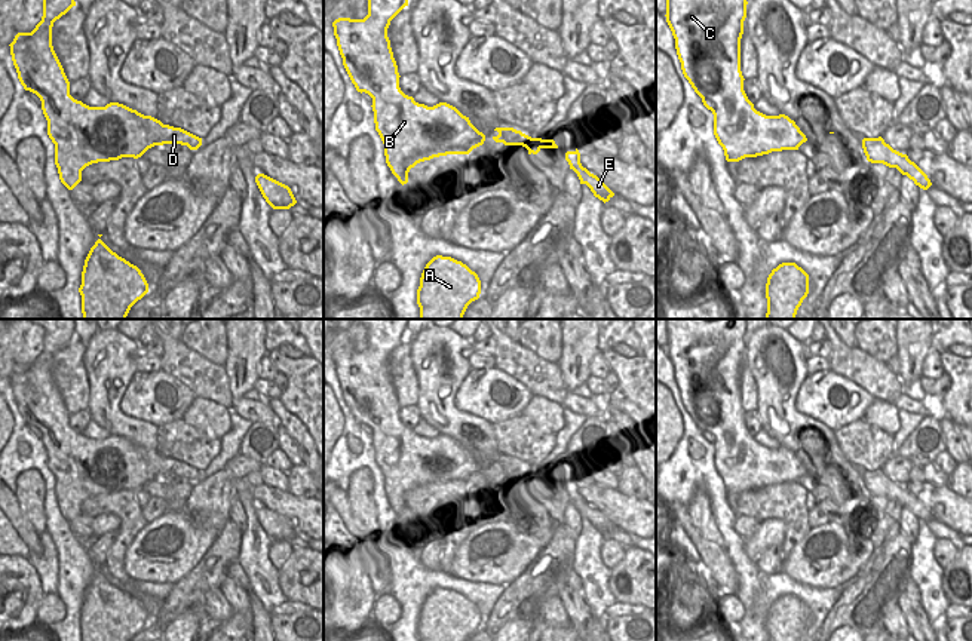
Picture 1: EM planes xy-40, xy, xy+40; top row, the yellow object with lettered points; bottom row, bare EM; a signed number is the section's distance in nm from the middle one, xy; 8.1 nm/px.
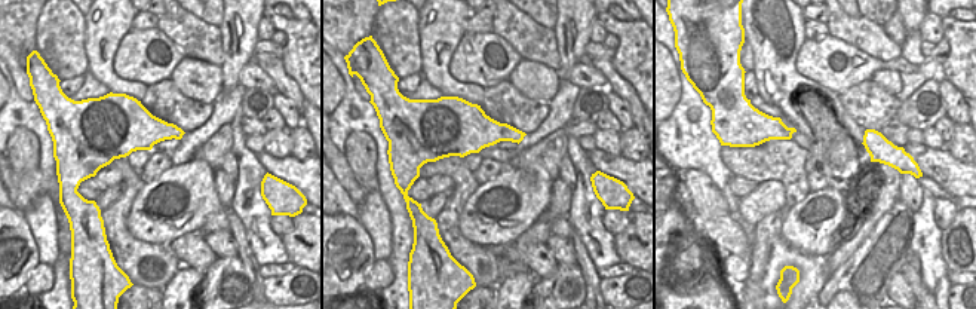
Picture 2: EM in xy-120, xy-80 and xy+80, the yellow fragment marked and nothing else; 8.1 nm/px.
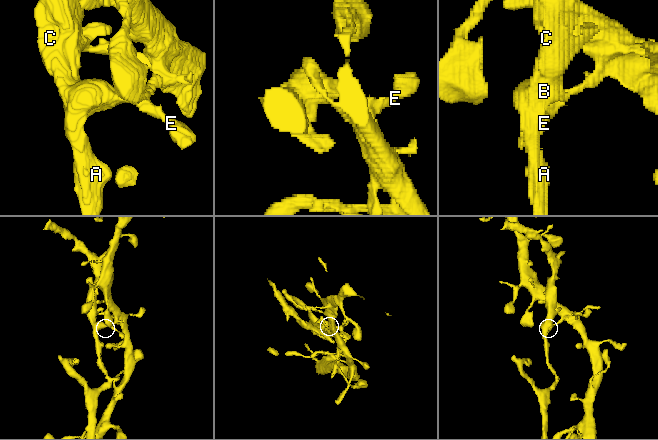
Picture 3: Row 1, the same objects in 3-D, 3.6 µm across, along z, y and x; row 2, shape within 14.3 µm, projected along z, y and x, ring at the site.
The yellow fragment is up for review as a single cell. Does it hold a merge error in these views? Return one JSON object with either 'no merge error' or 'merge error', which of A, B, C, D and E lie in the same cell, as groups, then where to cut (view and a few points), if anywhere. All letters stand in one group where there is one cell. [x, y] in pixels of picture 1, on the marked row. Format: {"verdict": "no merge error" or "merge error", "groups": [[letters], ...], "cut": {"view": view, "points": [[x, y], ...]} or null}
{"verdict": "merge error", "groups": [["A", "B", "C", "D"], ["E"]], "cut": {"view": "xy", "points": [[540, 138], [533, 143], [532, 152]]}}

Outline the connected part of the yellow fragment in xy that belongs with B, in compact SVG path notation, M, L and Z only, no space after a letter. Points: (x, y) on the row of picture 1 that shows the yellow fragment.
M368 0L364 19L338 18L332 22L343 65L356 91L372 98L375 131L384 144L386 163L402 185L417 163L447 154L469 154L485 141L485 135L456 107L447 102L427 107L401 91L387 28L405 6L408 0Z

